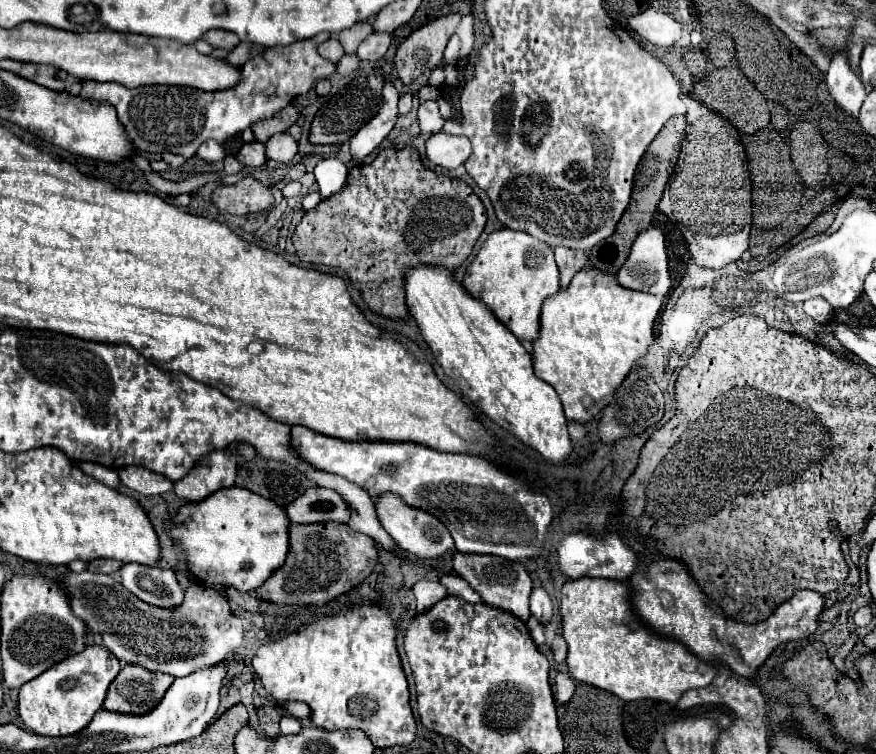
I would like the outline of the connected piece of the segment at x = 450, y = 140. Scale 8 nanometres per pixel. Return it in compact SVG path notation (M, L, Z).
M443 131L431 135L425 141L425 155L433 165L445 167L445 169L457 169L465 163L465 159L471 153L469 139L465 137L453 137Z

